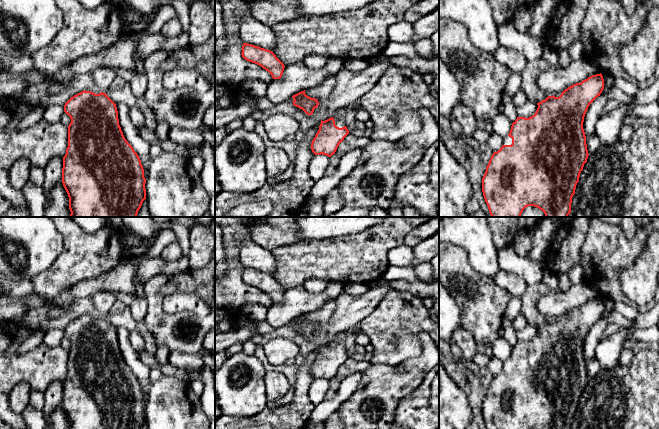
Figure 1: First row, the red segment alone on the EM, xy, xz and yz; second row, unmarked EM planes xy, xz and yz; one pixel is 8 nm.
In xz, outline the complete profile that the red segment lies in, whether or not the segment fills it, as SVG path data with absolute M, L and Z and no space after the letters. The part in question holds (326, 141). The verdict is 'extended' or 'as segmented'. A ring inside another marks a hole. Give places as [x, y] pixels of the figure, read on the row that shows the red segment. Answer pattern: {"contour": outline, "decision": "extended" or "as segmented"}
{"contour": "M338 117L321 120L319 130L312 140L311 150L315 155L331 157L348 134L345 123Z", "decision": "extended"}

